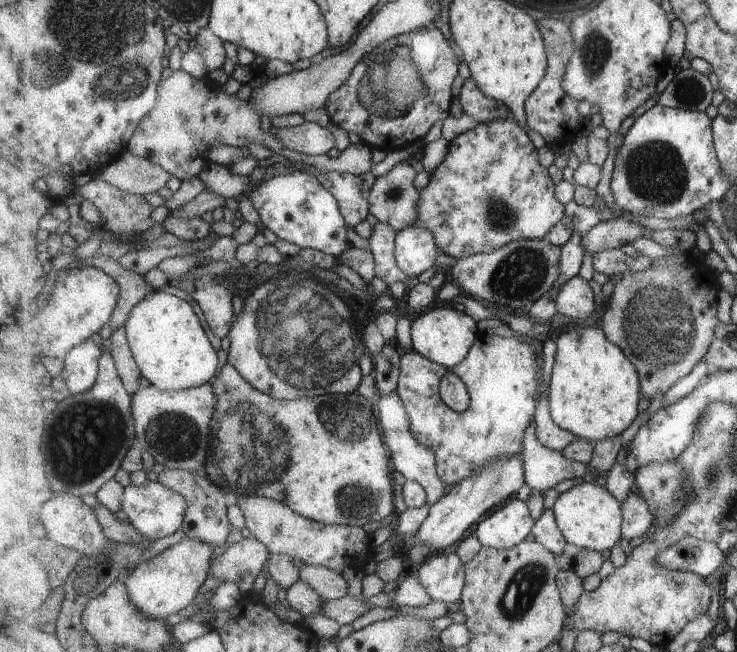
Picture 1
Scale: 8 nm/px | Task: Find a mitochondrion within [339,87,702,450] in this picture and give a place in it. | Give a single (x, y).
(656, 173)

